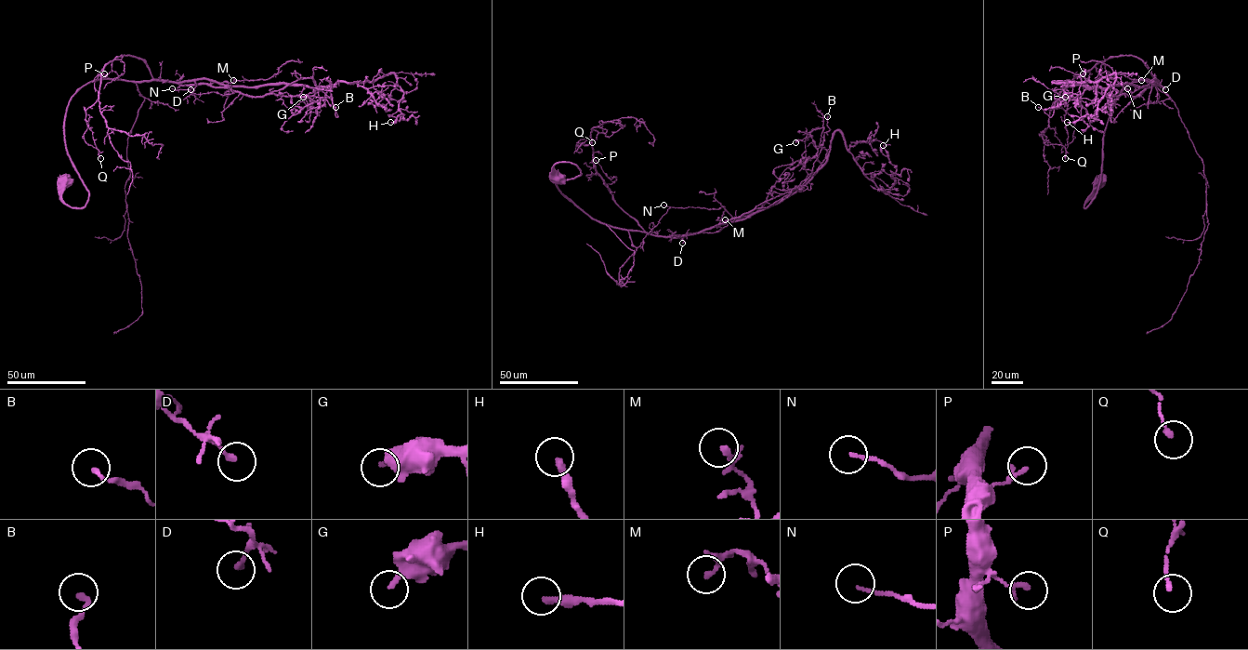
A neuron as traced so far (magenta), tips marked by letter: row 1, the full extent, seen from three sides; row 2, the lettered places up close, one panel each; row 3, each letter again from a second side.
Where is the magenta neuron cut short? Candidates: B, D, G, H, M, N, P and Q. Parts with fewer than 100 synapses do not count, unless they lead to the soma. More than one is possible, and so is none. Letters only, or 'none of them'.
none of them

